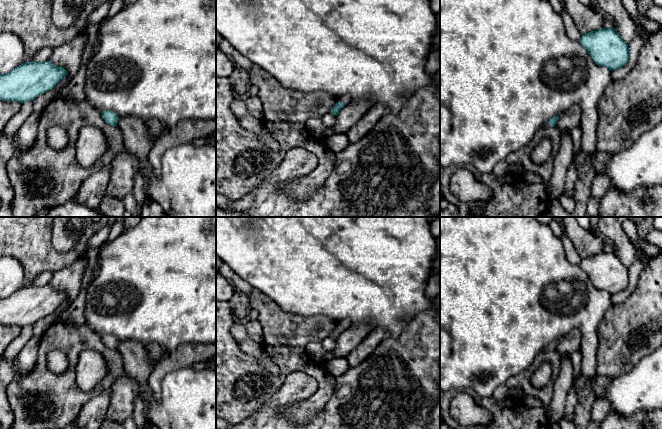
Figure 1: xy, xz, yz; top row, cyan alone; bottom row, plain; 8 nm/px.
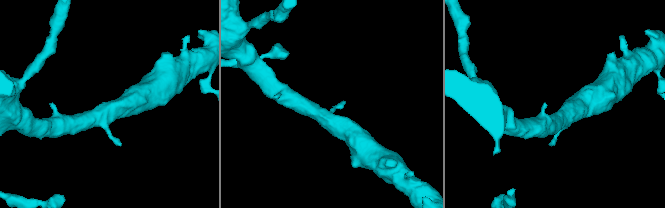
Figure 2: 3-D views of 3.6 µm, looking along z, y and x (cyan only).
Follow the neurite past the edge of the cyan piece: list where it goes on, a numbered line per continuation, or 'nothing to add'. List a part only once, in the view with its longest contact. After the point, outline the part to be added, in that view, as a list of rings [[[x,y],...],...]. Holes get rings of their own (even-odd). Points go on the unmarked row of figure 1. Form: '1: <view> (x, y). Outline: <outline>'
1: xz (346, 323). Outline: [[[348,319],[342,320],[339,324],[343,326],[345,329],[348,329],[351,327],[351,321]]]

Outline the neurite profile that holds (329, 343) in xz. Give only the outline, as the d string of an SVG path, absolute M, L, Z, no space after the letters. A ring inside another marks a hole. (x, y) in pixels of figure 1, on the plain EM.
M327 337L321 342L326 352L332 352L336 347L336 339L333 337Z

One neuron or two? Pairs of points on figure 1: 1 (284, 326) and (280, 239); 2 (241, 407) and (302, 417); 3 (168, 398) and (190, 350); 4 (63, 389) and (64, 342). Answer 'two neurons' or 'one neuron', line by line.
1: two neurons
2: one neuron
3: two neurons
4: one neuron

